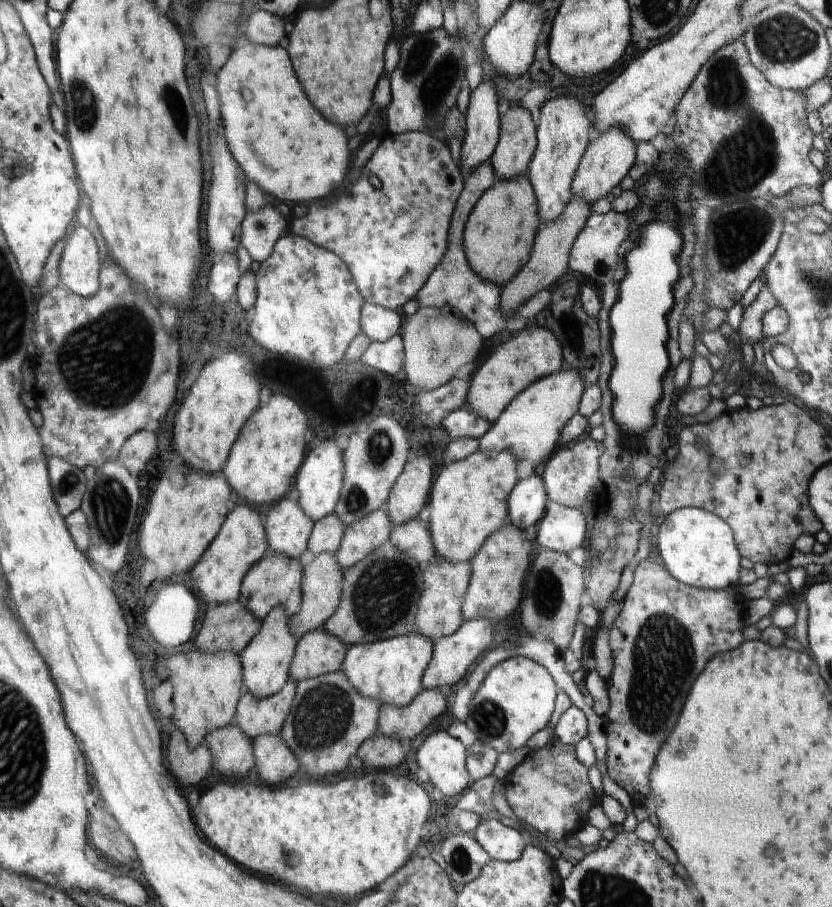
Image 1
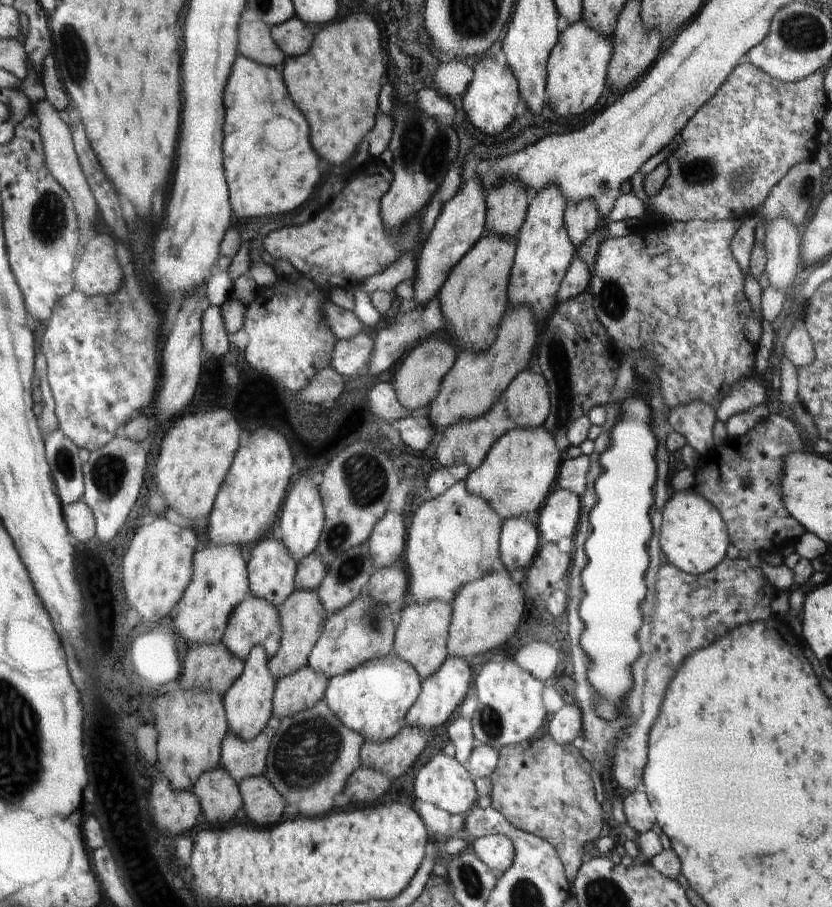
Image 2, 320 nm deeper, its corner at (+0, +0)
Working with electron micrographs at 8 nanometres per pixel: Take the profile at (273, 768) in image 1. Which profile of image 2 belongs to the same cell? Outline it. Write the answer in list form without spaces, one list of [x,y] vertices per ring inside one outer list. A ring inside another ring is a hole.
[[[266,775],[245,778],[239,785],[246,814],[252,822],[266,827],[281,821],[286,802]]]

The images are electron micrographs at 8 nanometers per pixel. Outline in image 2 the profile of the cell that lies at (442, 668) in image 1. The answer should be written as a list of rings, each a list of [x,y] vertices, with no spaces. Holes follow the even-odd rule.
[[[455,657],[455,659],[450,660],[447,658],[432,677],[421,681],[420,696],[406,713],[405,726],[432,730],[432,728],[436,728],[436,726],[447,724],[450,720],[450,716],[452,716],[452,712],[454,712],[458,706],[461,706],[469,691],[468,688],[472,688],[470,685],[470,680],[472,679],[472,670],[465,659]]]

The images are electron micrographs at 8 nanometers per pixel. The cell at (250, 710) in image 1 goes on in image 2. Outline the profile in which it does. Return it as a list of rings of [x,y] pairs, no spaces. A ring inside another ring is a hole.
[[[274,715],[266,728],[250,742],[229,734],[221,746],[221,764],[236,782],[248,777],[265,775],[267,769],[267,750],[272,738],[277,733],[280,720]]]

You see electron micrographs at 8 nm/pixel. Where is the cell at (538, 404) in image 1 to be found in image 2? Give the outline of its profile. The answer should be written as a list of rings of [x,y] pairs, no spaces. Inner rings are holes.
[[[542,426],[535,429],[514,429],[503,434],[489,450],[485,461],[469,472],[467,493],[482,497],[500,520],[522,518],[536,512],[556,485],[561,456],[554,439]]]

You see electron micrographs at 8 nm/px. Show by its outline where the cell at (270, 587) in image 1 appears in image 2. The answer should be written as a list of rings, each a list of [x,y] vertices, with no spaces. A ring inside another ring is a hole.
[[[252,594],[234,610],[225,631],[226,642],[221,643],[241,661],[245,662],[253,648],[258,645],[262,646],[270,660],[276,657],[280,650],[282,626],[277,608]]]

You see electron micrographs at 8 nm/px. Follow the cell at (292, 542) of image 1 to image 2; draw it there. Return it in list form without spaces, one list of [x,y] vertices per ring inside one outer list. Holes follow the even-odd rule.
[[[273,538],[249,549],[250,592],[277,608],[296,590],[297,562],[281,540]]]

